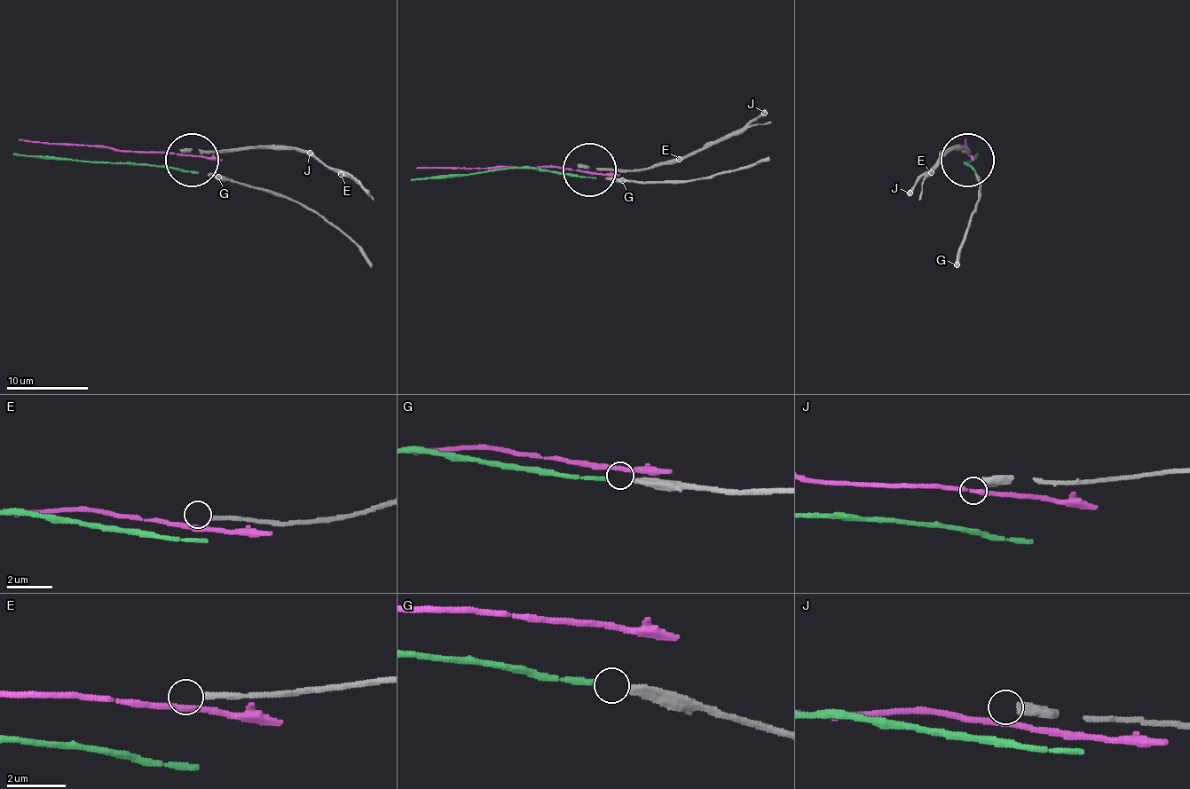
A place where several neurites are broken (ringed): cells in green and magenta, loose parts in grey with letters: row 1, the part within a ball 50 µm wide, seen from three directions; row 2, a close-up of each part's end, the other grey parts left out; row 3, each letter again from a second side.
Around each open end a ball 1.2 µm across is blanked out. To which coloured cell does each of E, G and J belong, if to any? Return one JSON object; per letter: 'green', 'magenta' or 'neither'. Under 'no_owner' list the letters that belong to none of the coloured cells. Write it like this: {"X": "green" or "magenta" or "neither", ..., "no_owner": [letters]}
{"E": "neither", "G": "green", "J": "neither", "no_owner": ["E", "J"]}

